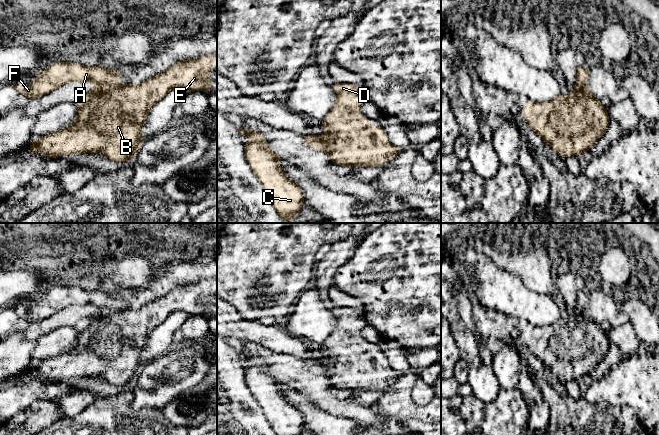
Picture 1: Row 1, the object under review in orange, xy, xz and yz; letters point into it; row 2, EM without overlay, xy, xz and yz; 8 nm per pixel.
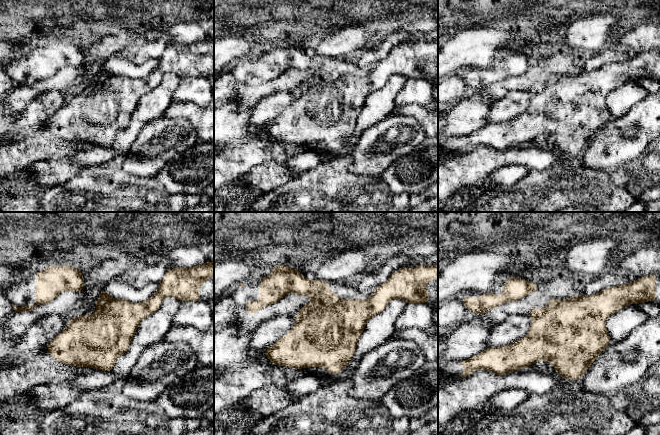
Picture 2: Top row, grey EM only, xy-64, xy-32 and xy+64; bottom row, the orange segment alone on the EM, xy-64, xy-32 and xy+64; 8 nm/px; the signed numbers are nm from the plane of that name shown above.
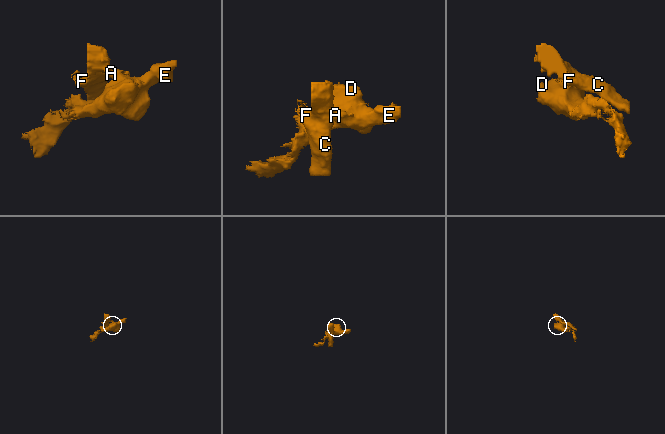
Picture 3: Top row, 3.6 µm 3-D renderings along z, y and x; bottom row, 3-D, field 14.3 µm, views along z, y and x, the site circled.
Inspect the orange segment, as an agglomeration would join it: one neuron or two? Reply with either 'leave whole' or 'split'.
split

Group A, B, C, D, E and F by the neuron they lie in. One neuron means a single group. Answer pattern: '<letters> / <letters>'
A C F / B D E

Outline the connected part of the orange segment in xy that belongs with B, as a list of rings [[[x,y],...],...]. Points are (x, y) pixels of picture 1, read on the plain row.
[[[217,277],[183,284],[140,308],[125,309],[105,317],[80,331],[77,343],[69,351],[54,358],[36,362],[30,368],[29,374],[32,377],[45,378],[49,383],[72,378],[100,377],[116,386],[133,385],[136,377],[147,364],[141,362],[141,354],[147,345],[151,331],[162,324],[173,312],[211,315],[210,294],[216,286]]]

